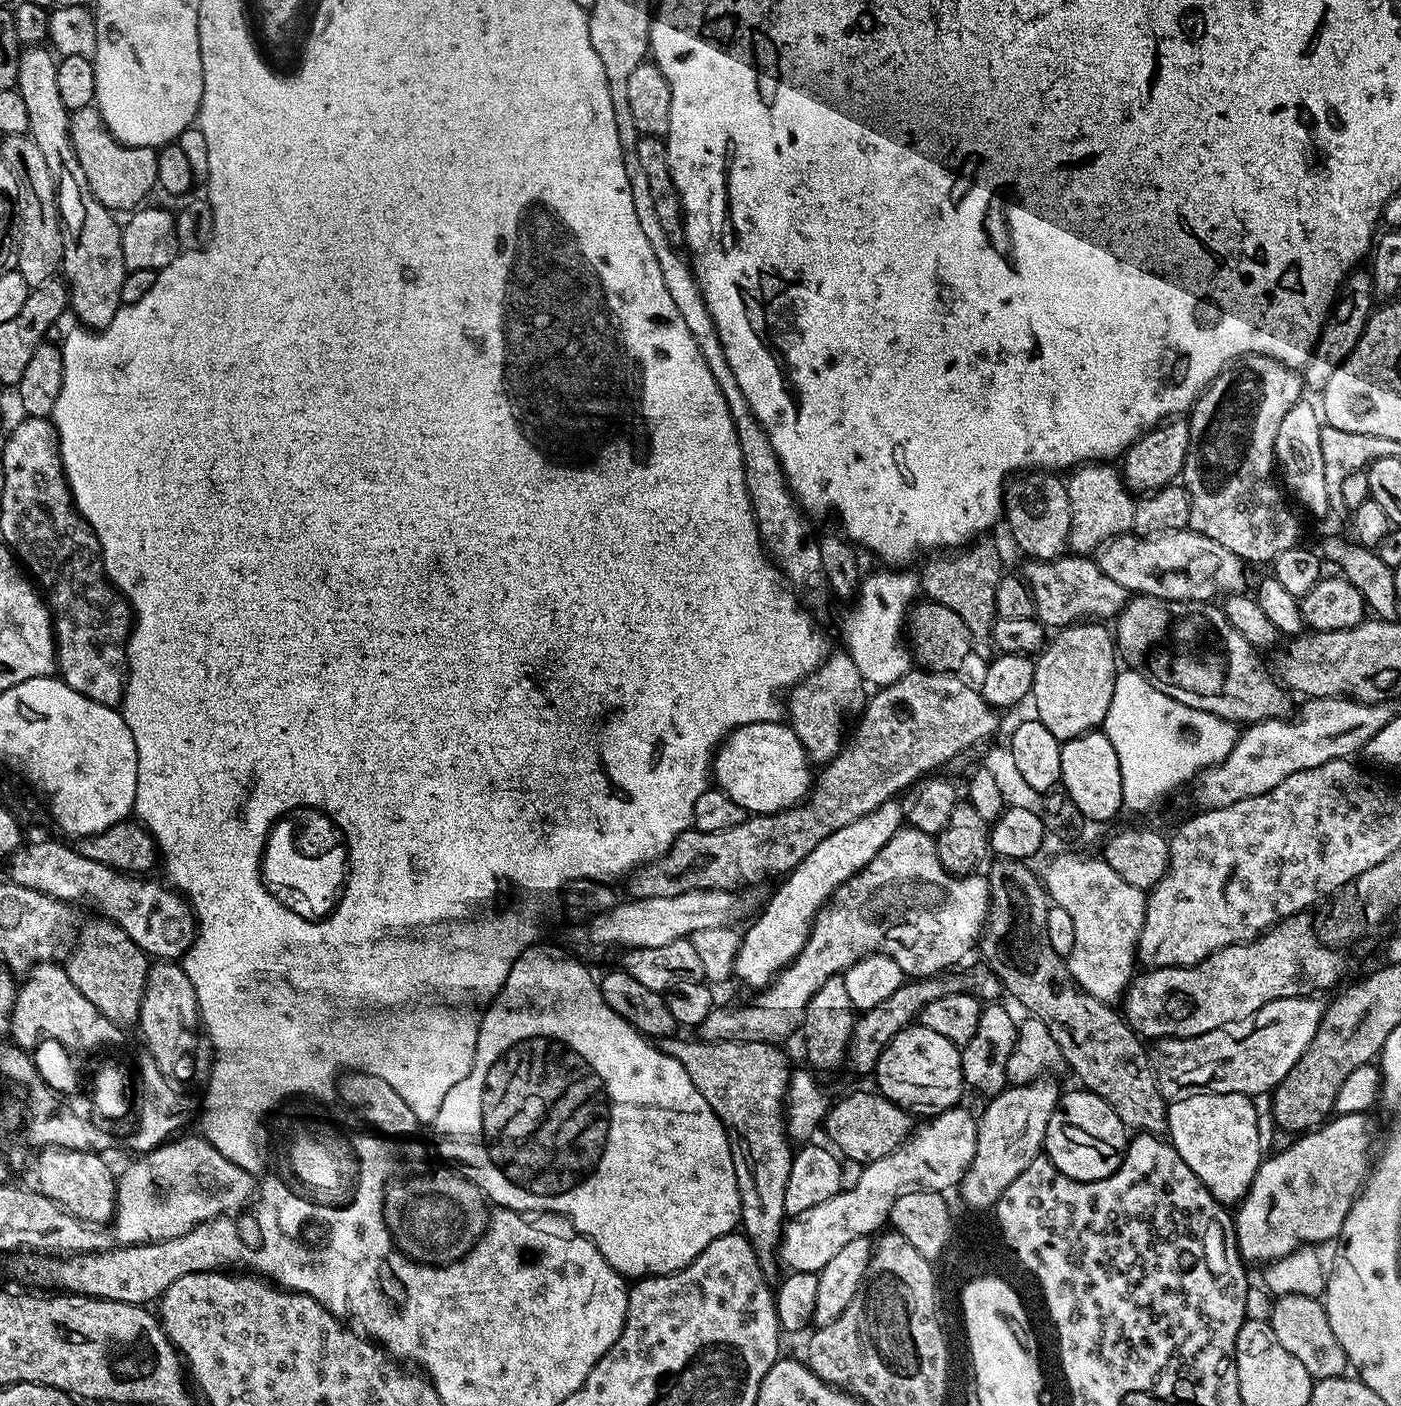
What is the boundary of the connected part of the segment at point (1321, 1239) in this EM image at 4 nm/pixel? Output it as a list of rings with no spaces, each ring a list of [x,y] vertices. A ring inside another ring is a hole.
[[[1368,1112],[1360,1113],[1342,1113],[1333,1115],[1331,1119],[1320,1125],[1318,1128],[1311,1129],[1303,1134],[1297,1135],[1293,1144],[1285,1146],[1281,1152],[1276,1152],[1272,1157],[1261,1159],[1258,1170],[1254,1174],[1254,1182],[1250,1186],[1250,1190],[1245,1194],[1244,1199],[1240,1201],[1234,1212],[1234,1223],[1236,1226],[1236,1245],[1240,1251],[1240,1257],[1249,1265],[1260,1264],[1259,1266],[1267,1266],[1273,1260],[1282,1260],[1293,1255],[1295,1248],[1300,1248],[1303,1244],[1324,1244],[1327,1240],[1335,1241],[1340,1235],[1342,1226],[1346,1222],[1346,1214],[1350,1214],[1350,1210],[1354,1206],[1354,1202],[1360,1193],[1364,1191],[1365,1184],[1368,1183],[1368,1174],[1374,1167],[1374,1151],[1372,1147],[1376,1144],[1376,1124],[1371,1120]]]

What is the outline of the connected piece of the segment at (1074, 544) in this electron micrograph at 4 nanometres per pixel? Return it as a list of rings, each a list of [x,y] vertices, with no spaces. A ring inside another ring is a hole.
[[[1089,462],[1079,465],[1067,477],[1068,497],[1070,498],[1070,534],[1068,535],[1068,548],[1075,555],[1088,556],[1104,547],[1114,536],[1131,533],[1134,528],[1134,512],[1136,500],[1127,484],[1119,467],[1111,468],[1108,462]]]

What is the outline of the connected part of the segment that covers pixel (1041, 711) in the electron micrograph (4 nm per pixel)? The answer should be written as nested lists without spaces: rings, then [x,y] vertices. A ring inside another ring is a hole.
[[[1081,622],[1072,624],[1069,628],[1061,628],[1055,633],[1056,636],[1047,641],[1043,650],[1035,657],[1034,663],[1036,669],[1034,670],[1034,686],[1032,687],[1032,695],[1030,697],[1030,704],[1036,707],[1034,712],[1035,719],[1042,722],[1042,726],[1046,726],[1046,730],[1050,730],[1050,734],[1054,734],[1054,738],[1060,741],[1073,740],[1087,732],[1097,731],[1103,725],[1106,714],[1110,710],[1110,698],[1114,698],[1114,682],[1116,681],[1116,674],[1118,671],[1118,653],[1116,651],[1116,641],[1113,633],[1110,631],[1109,625],[1104,622]]]

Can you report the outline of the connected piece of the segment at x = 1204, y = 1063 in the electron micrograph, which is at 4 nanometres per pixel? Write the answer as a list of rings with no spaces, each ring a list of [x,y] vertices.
[[[1295,996],[1294,998],[1278,998],[1274,1002],[1266,1002],[1250,1018],[1242,1018],[1238,1022],[1226,1022],[1226,1026],[1218,1026],[1218,1030],[1206,1030],[1206,1034],[1197,1036],[1166,1036],[1151,1045],[1150,1055],[1152,1069],[1158,1082],[1158,1090],[1165,1101],[1181,1100],[1199,1092],[1241,1092],[1243,1096],[1259,1097],[1259,1092],[1271,1093],[1277,1084],[1283,1082],[1286,1074],[1294,1070],[1298,1058],[1310,1046],[1314,1034],[1324,1017],[1325,1001],[1316,996]]]

